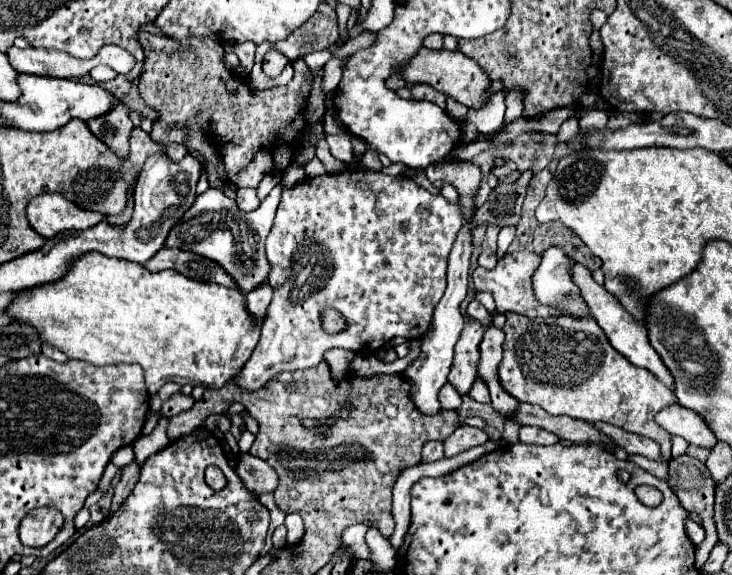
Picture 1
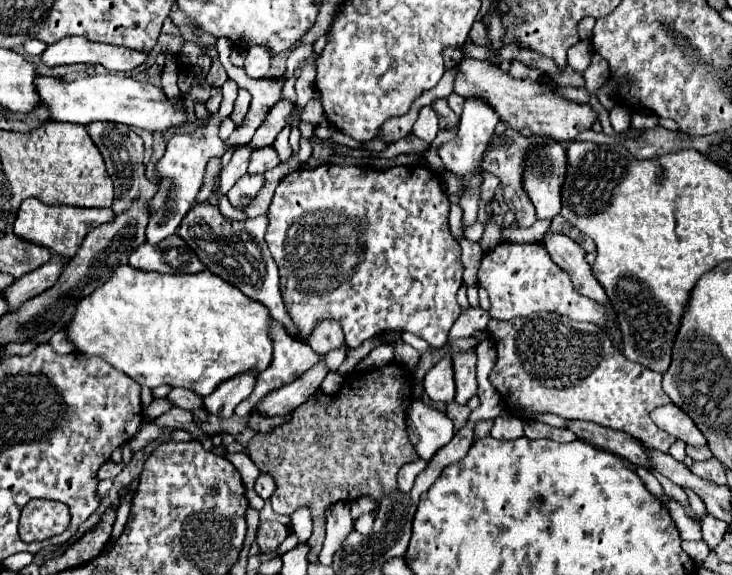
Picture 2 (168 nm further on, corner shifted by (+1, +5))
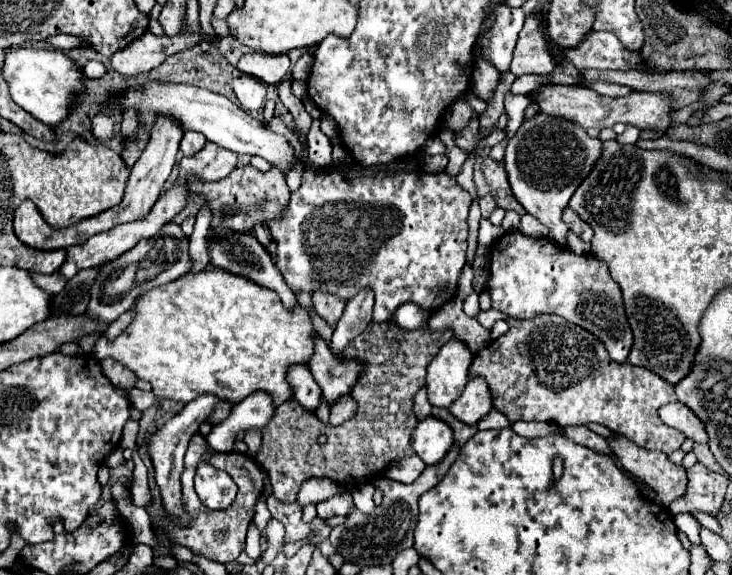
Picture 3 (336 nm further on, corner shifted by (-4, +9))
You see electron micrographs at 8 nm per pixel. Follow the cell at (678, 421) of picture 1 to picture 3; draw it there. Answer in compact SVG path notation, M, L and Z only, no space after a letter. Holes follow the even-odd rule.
M681 402L675 404L665 404L659 408L659 418L671 426L677 428L679 432L683 432L687 438L695 440L695 442L707 442L707 432L701 424L701 420Z

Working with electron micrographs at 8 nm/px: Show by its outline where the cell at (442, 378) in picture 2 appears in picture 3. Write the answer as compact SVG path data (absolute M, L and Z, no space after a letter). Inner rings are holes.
M451 338L433 358L427 370L427 392L433 406L451 406L467 384L467 372L473 362L469 348Z

